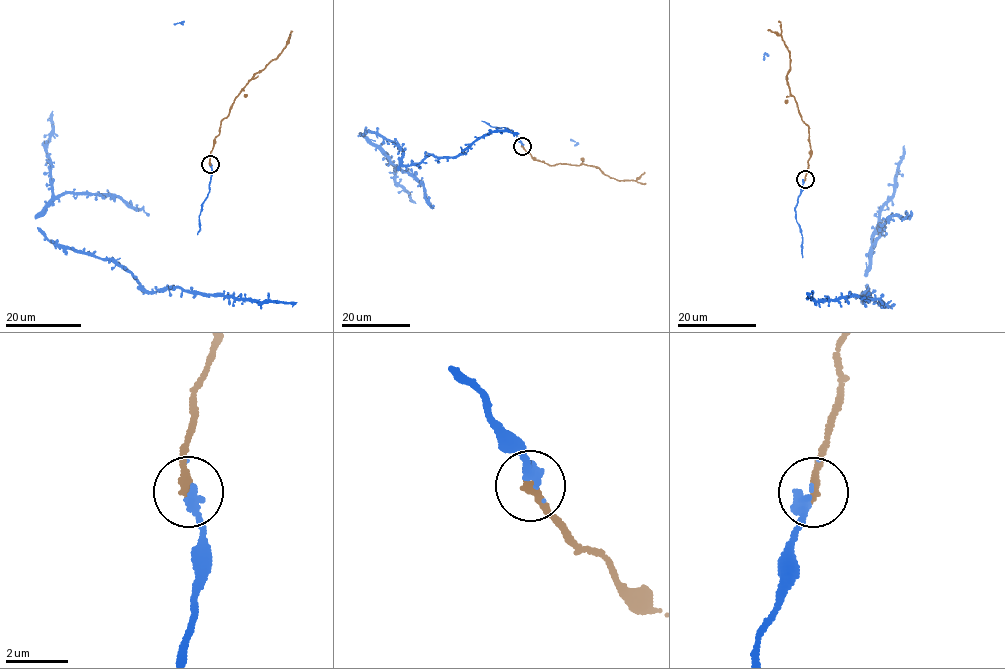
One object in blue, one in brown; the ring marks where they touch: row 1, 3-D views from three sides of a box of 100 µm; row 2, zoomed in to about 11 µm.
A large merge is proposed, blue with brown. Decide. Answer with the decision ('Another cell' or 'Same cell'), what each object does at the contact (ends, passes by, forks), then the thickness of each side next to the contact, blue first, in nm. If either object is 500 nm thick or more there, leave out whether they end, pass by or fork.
Same cell. At the ring blue ends. At the ring brown ends. Thickness 320 nm (blue) against 240 nm

